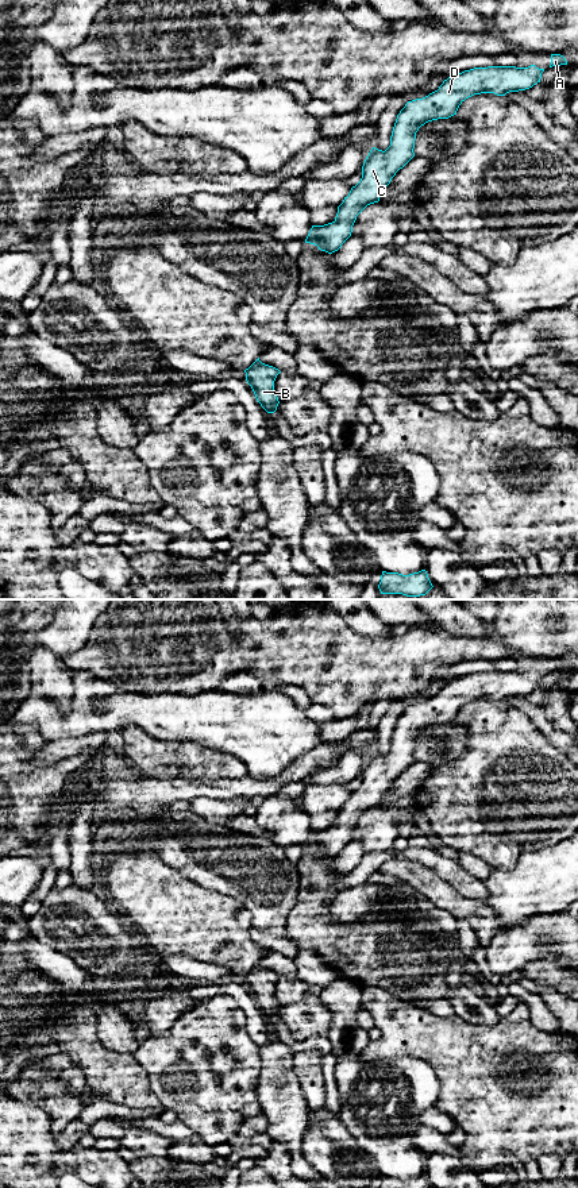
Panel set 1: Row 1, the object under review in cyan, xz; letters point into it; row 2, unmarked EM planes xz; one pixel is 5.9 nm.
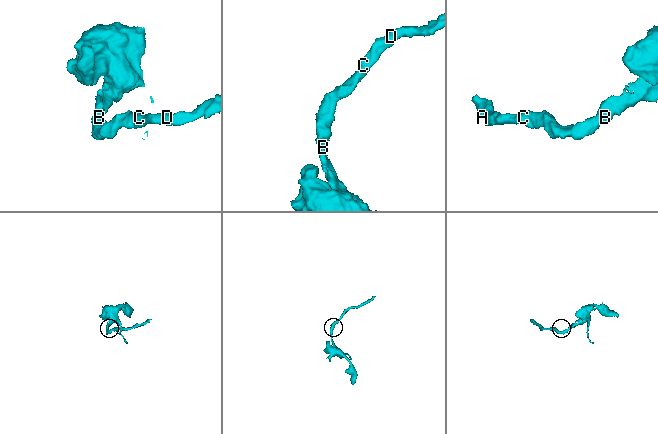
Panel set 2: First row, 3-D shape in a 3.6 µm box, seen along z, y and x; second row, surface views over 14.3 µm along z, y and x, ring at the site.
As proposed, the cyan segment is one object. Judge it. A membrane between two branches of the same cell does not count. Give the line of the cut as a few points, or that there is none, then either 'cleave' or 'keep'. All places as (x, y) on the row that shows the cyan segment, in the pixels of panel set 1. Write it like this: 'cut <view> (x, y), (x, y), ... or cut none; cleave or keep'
cut none; keep

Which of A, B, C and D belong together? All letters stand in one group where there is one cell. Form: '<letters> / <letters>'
A B C D

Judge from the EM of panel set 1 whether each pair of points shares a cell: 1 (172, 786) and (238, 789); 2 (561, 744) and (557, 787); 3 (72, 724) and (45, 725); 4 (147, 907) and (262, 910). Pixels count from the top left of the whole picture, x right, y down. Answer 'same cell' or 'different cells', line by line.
1: same cell
2: different cells
3: same cell
4: different cells

